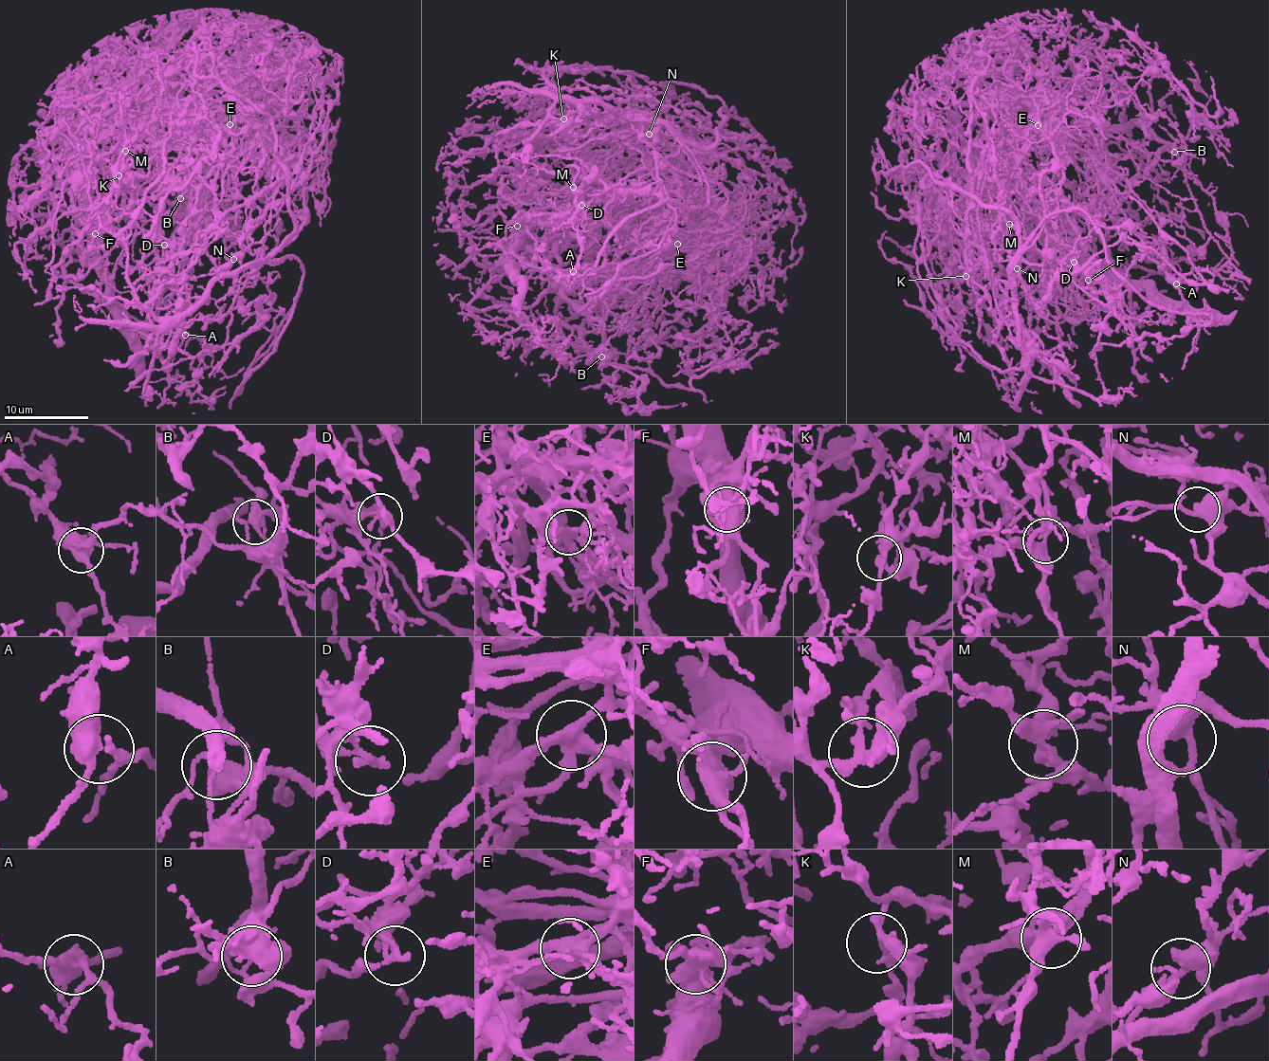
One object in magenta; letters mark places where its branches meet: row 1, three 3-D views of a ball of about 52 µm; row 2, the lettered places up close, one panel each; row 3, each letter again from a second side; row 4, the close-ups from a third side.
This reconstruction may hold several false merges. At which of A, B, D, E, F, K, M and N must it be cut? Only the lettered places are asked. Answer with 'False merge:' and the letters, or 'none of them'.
False merge: B, D, E, F

